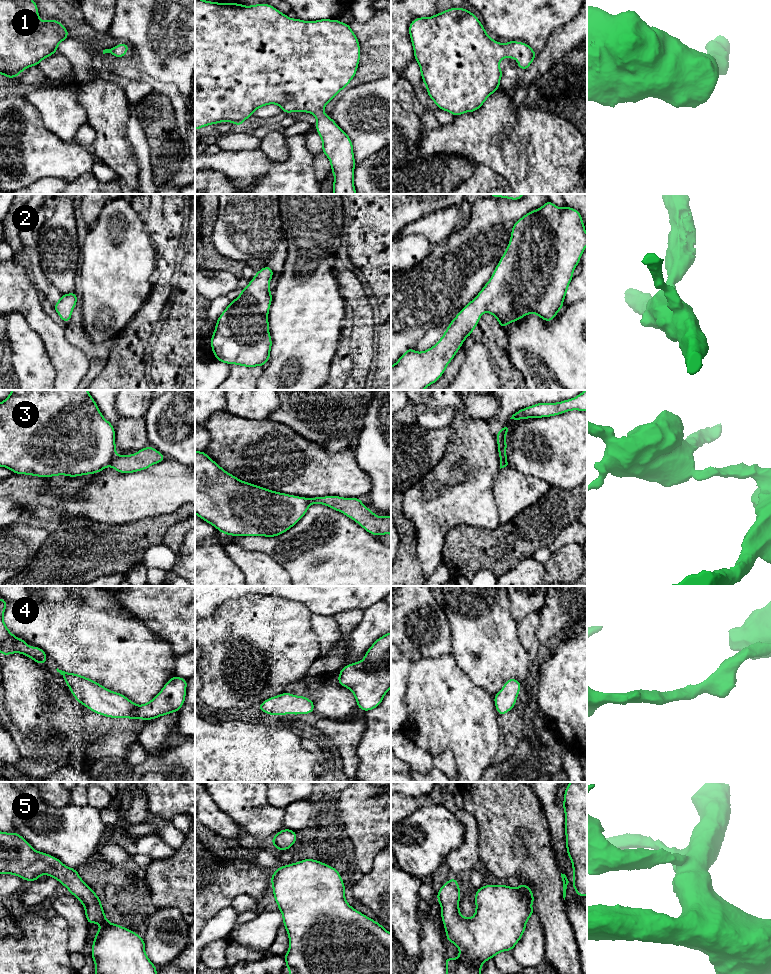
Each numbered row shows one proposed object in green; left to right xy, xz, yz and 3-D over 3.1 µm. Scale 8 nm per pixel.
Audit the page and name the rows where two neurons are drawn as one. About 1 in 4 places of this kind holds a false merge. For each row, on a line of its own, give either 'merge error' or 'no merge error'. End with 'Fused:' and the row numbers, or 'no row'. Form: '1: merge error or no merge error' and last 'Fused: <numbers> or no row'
1: no merge error
2: no merge error
3: merge error
4: no merge error
5: no merge error
Fused: 3

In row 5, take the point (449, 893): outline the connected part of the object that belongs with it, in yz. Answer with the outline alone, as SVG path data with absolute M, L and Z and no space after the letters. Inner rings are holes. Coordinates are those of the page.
M452 877L444 883L437 893L437 900L441 905L441 918L446 931L448 941L459 947L459 957L451 959L445 957L446 974L480 974L481 967L488 959L502 951L512 951L525 932L526 923L535 912L531 904L534 905L533 892L529 886L520 884L518 888L507 885L485 885L475 892L476 911L472 918L461 916L459 911L459 900L461 891L457 880Z

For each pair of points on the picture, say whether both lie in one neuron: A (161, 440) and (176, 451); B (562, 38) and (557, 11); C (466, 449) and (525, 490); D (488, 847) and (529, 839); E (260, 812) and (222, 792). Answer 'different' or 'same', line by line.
A: same
B: different
C: different
D: same
E: same

